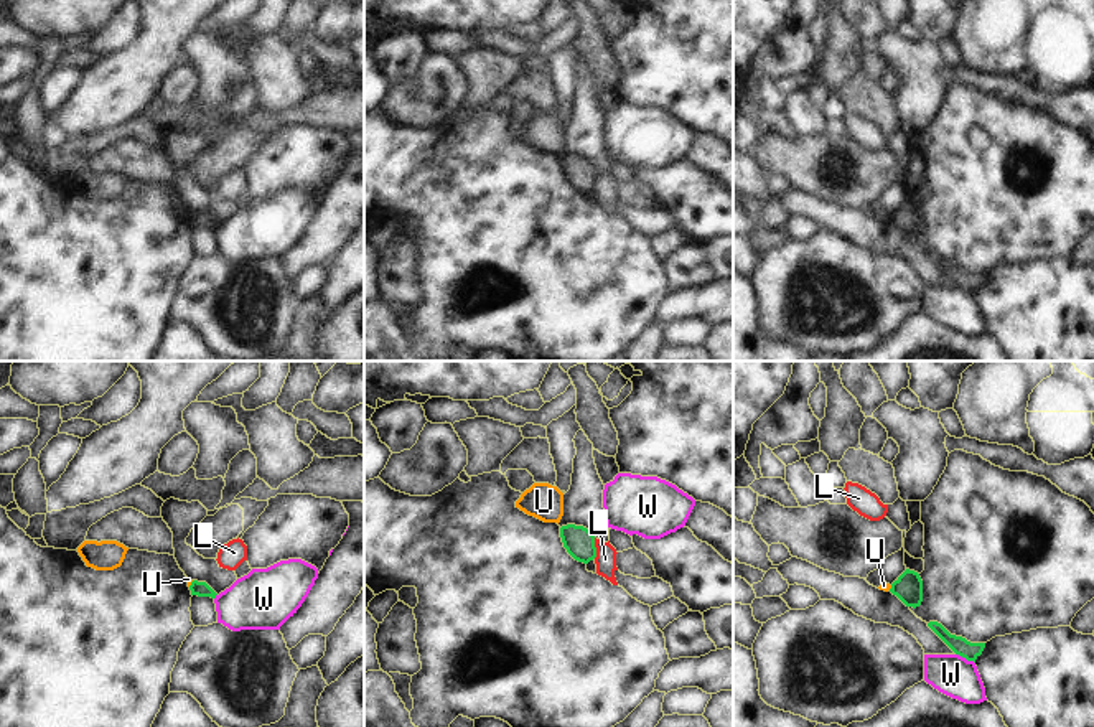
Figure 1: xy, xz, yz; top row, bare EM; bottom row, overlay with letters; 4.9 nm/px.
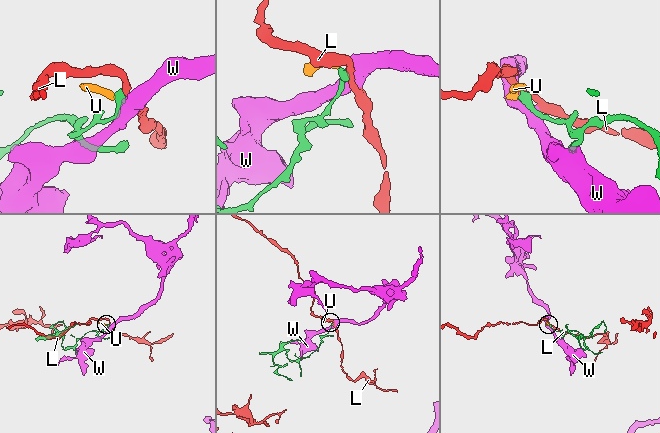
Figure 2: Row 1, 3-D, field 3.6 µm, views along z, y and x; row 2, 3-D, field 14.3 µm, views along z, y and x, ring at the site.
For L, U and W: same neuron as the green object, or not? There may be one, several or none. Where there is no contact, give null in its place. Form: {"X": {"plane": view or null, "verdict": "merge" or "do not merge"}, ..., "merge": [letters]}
{"L": {"plane": "xz", "verdict": "do not merge"}, "U": {"plane": "xy", "verdict": "do not merge"}, "W": {"plane": "yz", "verdict": "do not merge"}, "merge": []}

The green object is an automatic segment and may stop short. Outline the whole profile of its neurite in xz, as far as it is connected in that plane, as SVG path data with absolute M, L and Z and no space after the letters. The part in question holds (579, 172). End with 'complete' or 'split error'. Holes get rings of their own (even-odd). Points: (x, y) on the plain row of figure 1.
M575 155L562 157L560 168L563 178L575 191L588 195L596 188L595 167L587 158Z | complete

